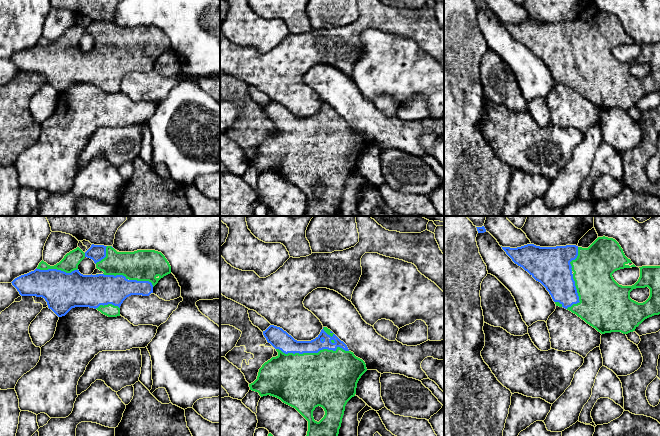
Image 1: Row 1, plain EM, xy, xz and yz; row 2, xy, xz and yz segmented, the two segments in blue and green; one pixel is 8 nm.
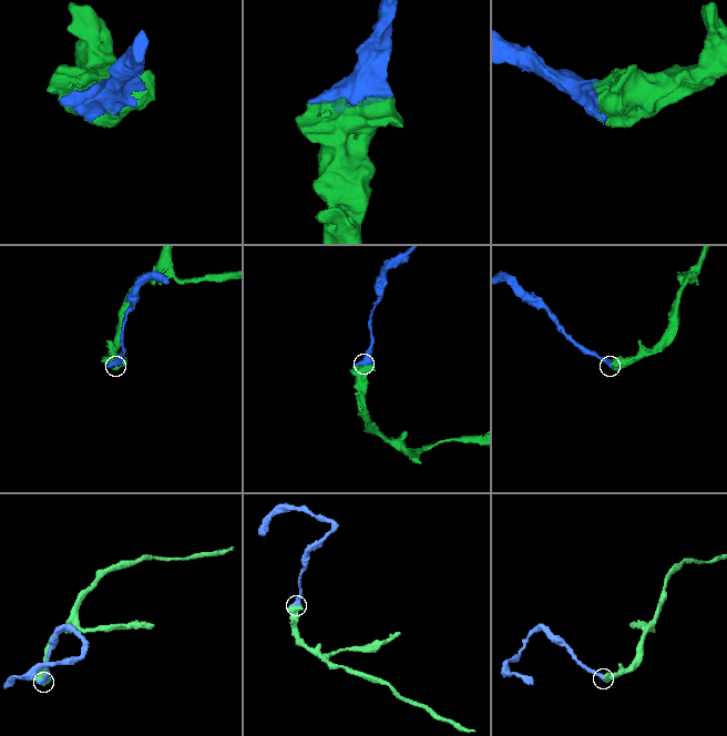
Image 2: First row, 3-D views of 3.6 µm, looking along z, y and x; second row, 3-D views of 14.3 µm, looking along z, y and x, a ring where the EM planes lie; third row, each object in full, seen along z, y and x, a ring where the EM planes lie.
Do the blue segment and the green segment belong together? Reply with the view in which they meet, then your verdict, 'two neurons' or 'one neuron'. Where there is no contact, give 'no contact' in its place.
contact in xz; one neuron

